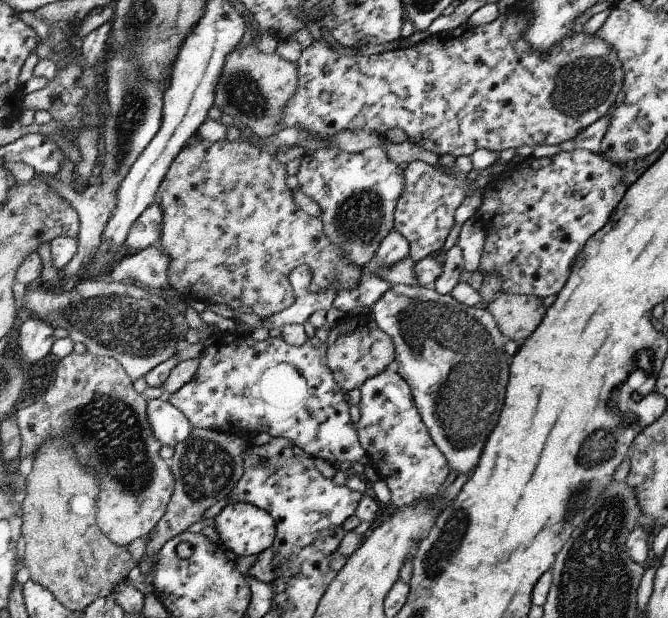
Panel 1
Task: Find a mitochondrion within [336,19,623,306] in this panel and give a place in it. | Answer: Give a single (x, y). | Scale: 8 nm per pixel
(583, 85)

